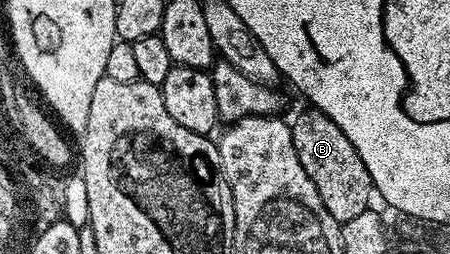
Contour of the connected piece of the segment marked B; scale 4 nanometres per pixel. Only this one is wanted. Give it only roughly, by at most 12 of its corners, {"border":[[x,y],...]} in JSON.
{"border":[[315,107],[291,122],[298,163],[341,223],[374,201],[370,171]]}

